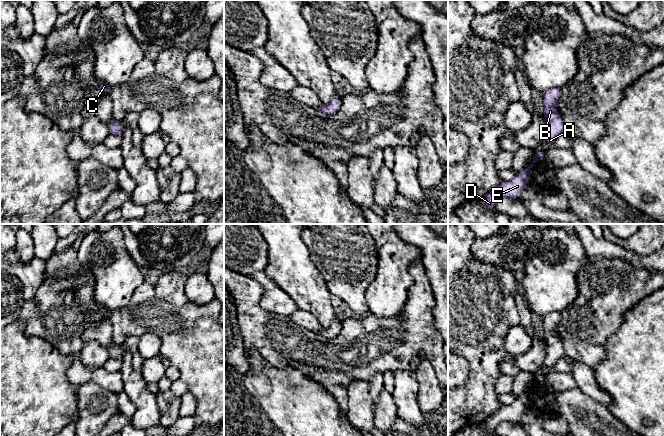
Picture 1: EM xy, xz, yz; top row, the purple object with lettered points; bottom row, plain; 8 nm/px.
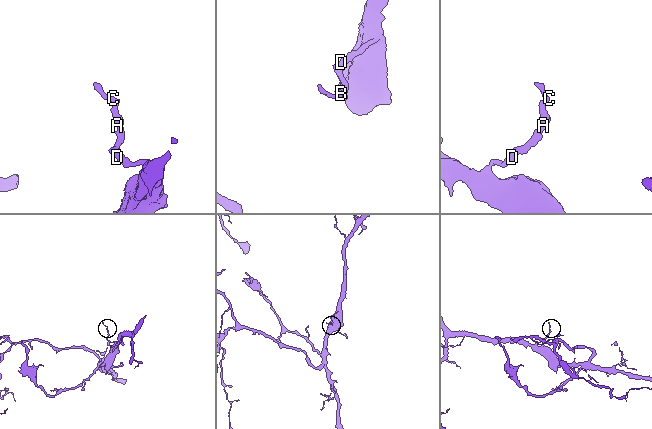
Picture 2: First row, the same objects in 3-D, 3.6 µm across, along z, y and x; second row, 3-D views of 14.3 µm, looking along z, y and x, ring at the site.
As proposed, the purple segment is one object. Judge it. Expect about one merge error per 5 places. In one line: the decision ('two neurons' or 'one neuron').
one neuron

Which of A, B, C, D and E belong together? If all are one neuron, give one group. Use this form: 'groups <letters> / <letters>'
groups A B C D E

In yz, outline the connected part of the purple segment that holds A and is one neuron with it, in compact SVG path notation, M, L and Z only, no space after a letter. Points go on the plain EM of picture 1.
M550 312L543 316L544 343L546 344L546 356L544 365L548 369L554 368L558 359L565 356L561 339L555 335L556 326L561 322L562 312Z

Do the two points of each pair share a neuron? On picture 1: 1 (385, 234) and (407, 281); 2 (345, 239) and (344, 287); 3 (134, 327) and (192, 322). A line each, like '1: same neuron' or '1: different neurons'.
1: same neuron
2: same neuron
3: same neuron

